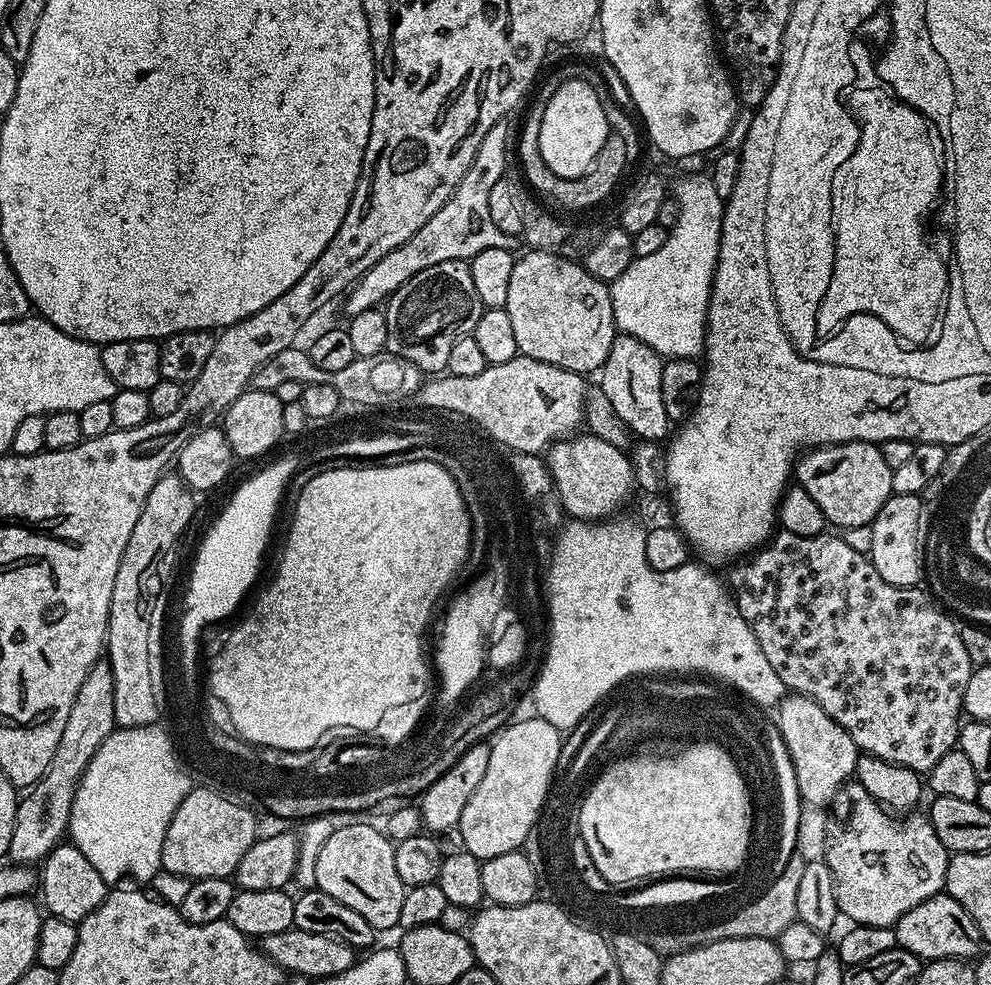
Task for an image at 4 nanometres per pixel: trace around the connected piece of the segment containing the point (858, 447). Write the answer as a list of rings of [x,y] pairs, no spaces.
[[[846,442],[845,444],[825,444],[822,448],[813,448],[805,451],[803,455],[797,459],[794,465],[794,480],[799,487],[806,490],[806,494],[810,494],[810,498],[814,498],[814,502],[818,502],[818,510],[822,510],[825,521],[829,525],[832,524],[833,529],[843,530],[845,528],[853,528],[854,526],[869,526],[872,520],[878,514],[878,510],[882,510],[884,503],[894,494],[892,490],[892,468],[886,466],[886,458],[882,458],[882,450],[878,444],[867,444],[866,442]]]

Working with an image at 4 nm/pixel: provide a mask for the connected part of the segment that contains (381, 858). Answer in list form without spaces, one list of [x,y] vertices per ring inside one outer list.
[[[344,824],[333,827],[326,846],[318,853],[316,888],[338,898],[342,906],[362,914],[373,930],[396,928],[402,914],[405,886],[394,866],[394,844],[372,824]]]

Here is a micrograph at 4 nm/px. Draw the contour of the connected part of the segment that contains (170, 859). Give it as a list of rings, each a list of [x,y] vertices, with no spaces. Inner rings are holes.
[[[201,786],[186,794],[170,818],[170,826],[162,842],[161,869],[186,876],[191,881],[231,877],[238,862],[242,862],[242,854],[246,854],[258,838],[255,814],[236,802],[233,797]]]

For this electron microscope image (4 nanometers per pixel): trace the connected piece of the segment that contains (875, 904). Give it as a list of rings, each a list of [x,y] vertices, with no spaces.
[[[849,782],[840,789],[840,792],[830,805],[831,812],[833,820],[829,822],[828,829],[824,832],[824,853],[822,853],[822,859],[824,863],[830,866],[832,871],[834,886],[836,887],[836,901],[840,907],[841,917],[846,918],[846,916],[849,916],[853,925],[865,924],[866,926],[891,928],[896,925],[898,918],[902,918],[902,914],[906,914],[906,910],[914,910],[914,906],[918,906],[918,902],[926,902],[926,898],[938,896],[944,892],[944,879],[946,878],[950,853],[942,846],[942,842],[938,842],[938,834],[934,834],[934,826],[927,815],[920,814],[920,816],[916,816],[917,814],[908,814],[903,818],[897,818],[895,815],[885,811],[880,803],[859,782]]]

